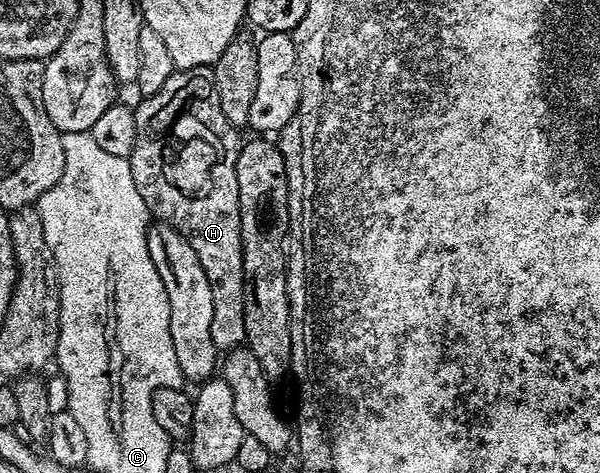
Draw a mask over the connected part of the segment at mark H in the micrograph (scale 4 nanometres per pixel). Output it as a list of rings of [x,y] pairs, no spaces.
[[[199,66],[198,68],[190,68],[189,70],[173,69],[170,80],[166,80],[166,84],[162,84],[162,88],[158,88],[158,92],[141,97],[140,103],[135,103],[134,109],[134,128],[136,135],[134,136],[134,148],[132,150],[140,150],[140,168],[144,168],[144,154],[150,150],[152,144],[156,144],[158,140],[160,146],[166,150],[168,154],[168,162],[172,162],[170,166],[182,166],[182,162],[178,162],[178,154],[172,150],[172,136],[174,138],[184,138],[184,136],[196,136],[208,140],[212,146],[216,146],[216,152],[220,152],[220,148],[224,148],[224,160],[220,166],[216,166],[214,172],[214,180],[212,180],[212,192],[208,200],[202,200],[204,204],[188,204],[188,206],[198,206],[198,208],[184,208],[184,200],[180,204],[158,204],[158,212],[162,216],[176,216],[176,228],[185,240],[190,244],[190,248],[194,248],[194,253],[198,256],[198,264],[202,264],[202,272],[206,272],[206,280],[210,280],[210,293],[214,296],[214,316],[210,319],[210,340],[214,340],[217,351],[227,352],[235,350],[245,345],[244,337],[246,336],[246,312],[244,311],[244,265],[242,264],[242,228],[240,227],[240,205],[238,204],[238,172],[236,165],[238,164],[238,156],[242,145],[242,138],[239,138],[237,127],[231,126],[226,120],[226,116],[222,116],[222,110],[212,110],[214,114],[214,128],[194,128],[194,132],[182,132],[182,120],[176,120],[166,108],[162,106],[184,106],[186,102],[182,100],[190,100],[190,106],[210,106],[210,104],[218,104],[212,102],[212,92],[215,87],[212,84],[212,72],[209,67]]]

